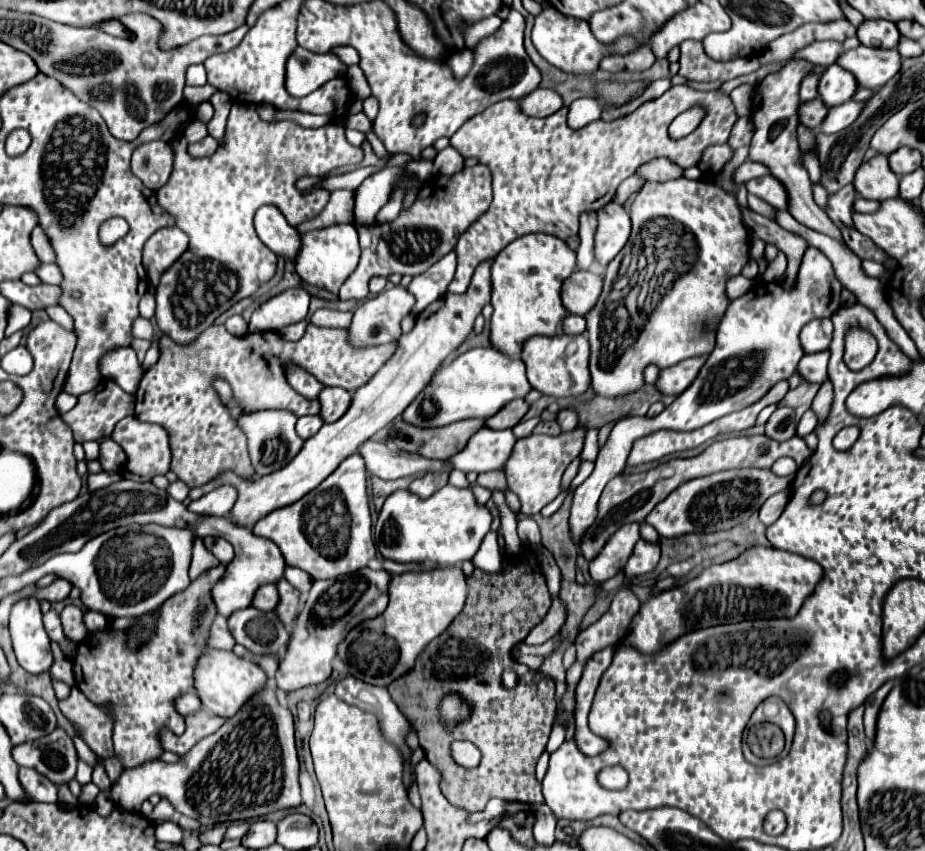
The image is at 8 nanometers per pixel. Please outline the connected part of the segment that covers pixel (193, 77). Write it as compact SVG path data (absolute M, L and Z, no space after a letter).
M194 64L186 70L186 84L188 86L204 86L206 84L206 70L202 64Z

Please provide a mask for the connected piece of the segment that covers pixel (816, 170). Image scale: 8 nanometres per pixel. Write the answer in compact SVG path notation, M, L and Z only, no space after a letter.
M814 150L802 152L800 160L802 160L802 166L808 170L808 174L810 174L810 180L816 184L816 182L820 180L820 164L818 164L818 156L814 154Z

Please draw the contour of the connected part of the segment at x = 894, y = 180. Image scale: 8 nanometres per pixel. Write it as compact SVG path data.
M874 156L856 172L854 188L862 198L884 202L898 196L898 176L890 170L886 156Z

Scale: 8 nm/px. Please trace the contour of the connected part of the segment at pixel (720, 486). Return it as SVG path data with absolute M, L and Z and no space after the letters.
M744 468L744 470L726 470L720 474L710 474L708 478L696 478L678 486L664 502L660 502L648 516L646 522L658 530L664 538L676 538L688 532L718 532L730 530L744 524L760 506L776 492L788 490L794 480L792 476L778 478L772 470Z

